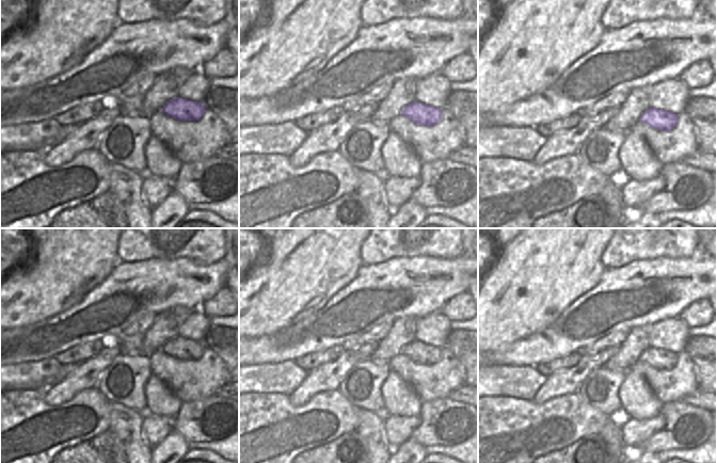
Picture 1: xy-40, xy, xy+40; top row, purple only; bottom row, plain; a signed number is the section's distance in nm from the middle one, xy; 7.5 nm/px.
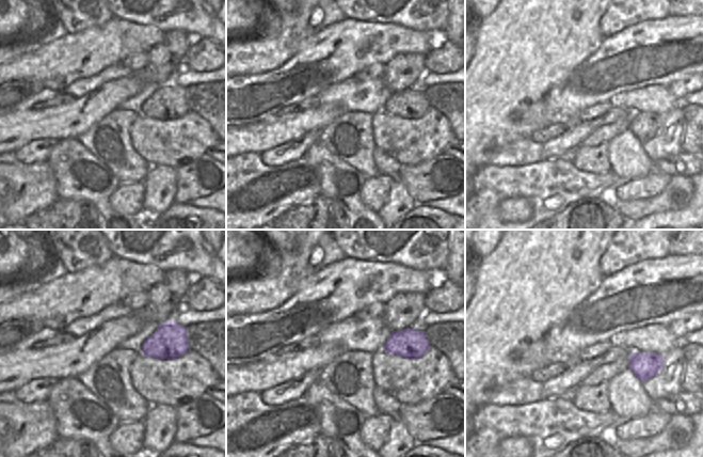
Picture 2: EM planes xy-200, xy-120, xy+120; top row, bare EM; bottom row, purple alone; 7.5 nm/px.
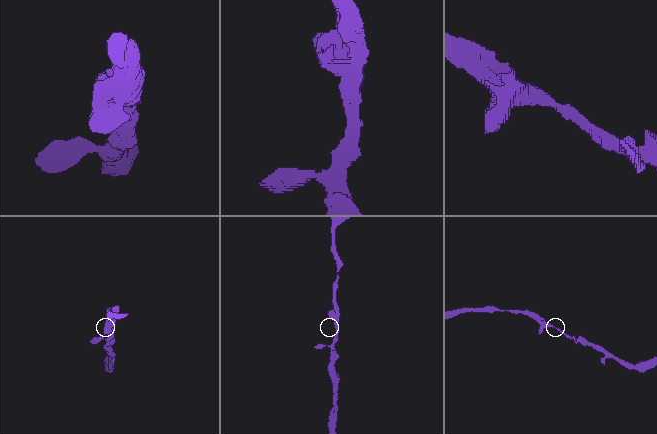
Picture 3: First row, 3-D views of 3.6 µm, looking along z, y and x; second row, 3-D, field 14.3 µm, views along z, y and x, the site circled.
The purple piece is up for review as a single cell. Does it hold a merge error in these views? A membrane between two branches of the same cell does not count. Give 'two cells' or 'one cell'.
one cell

